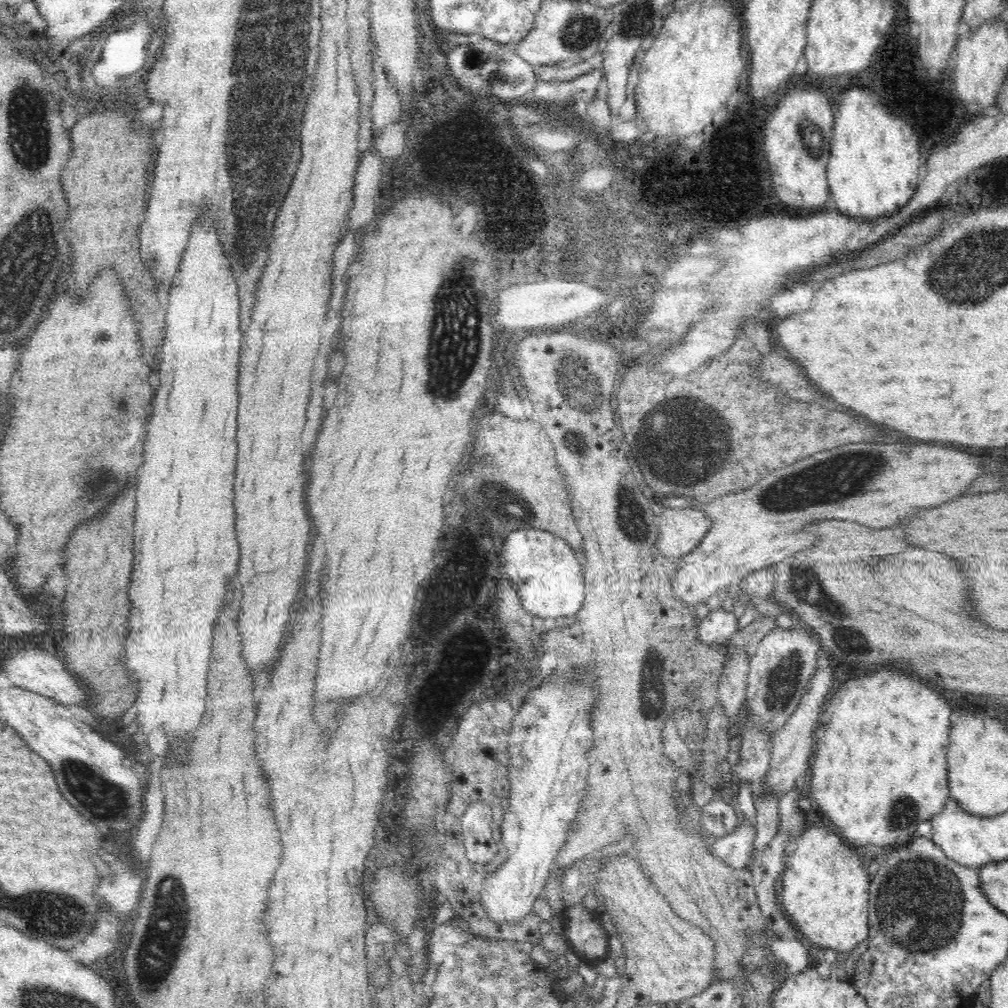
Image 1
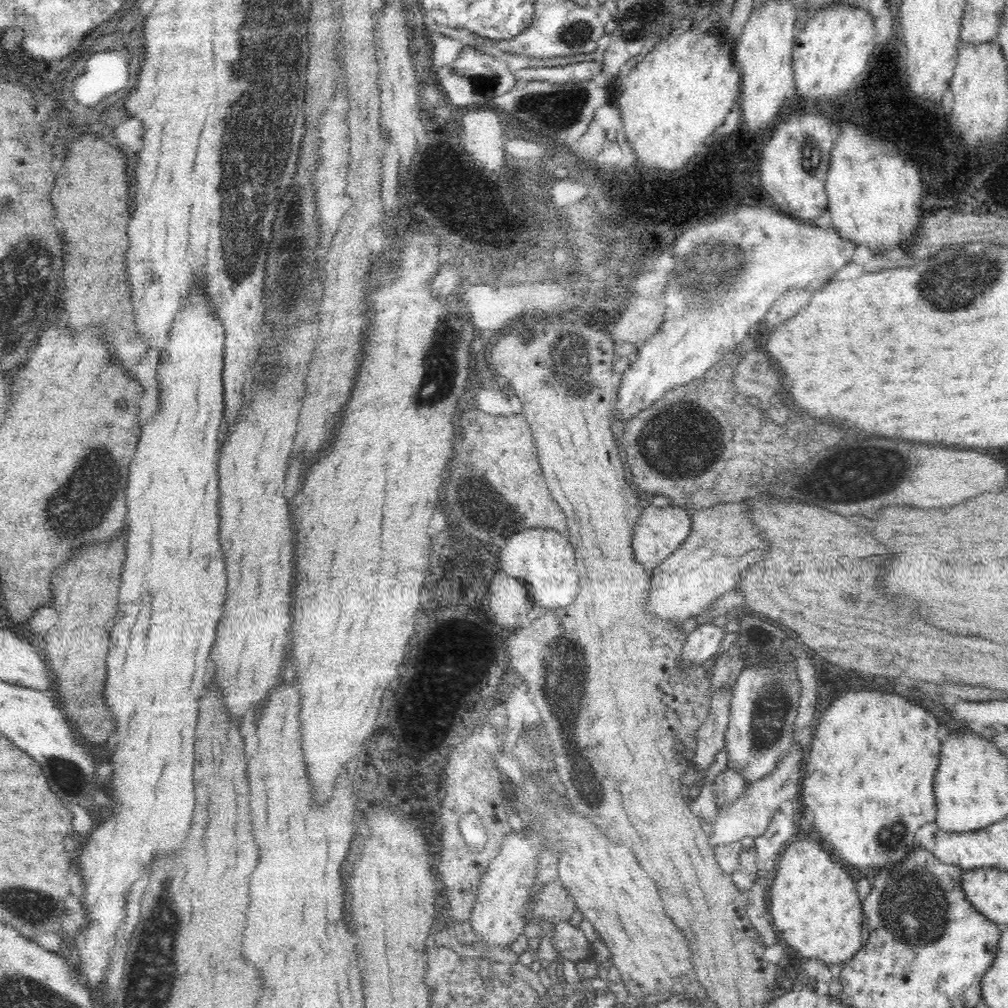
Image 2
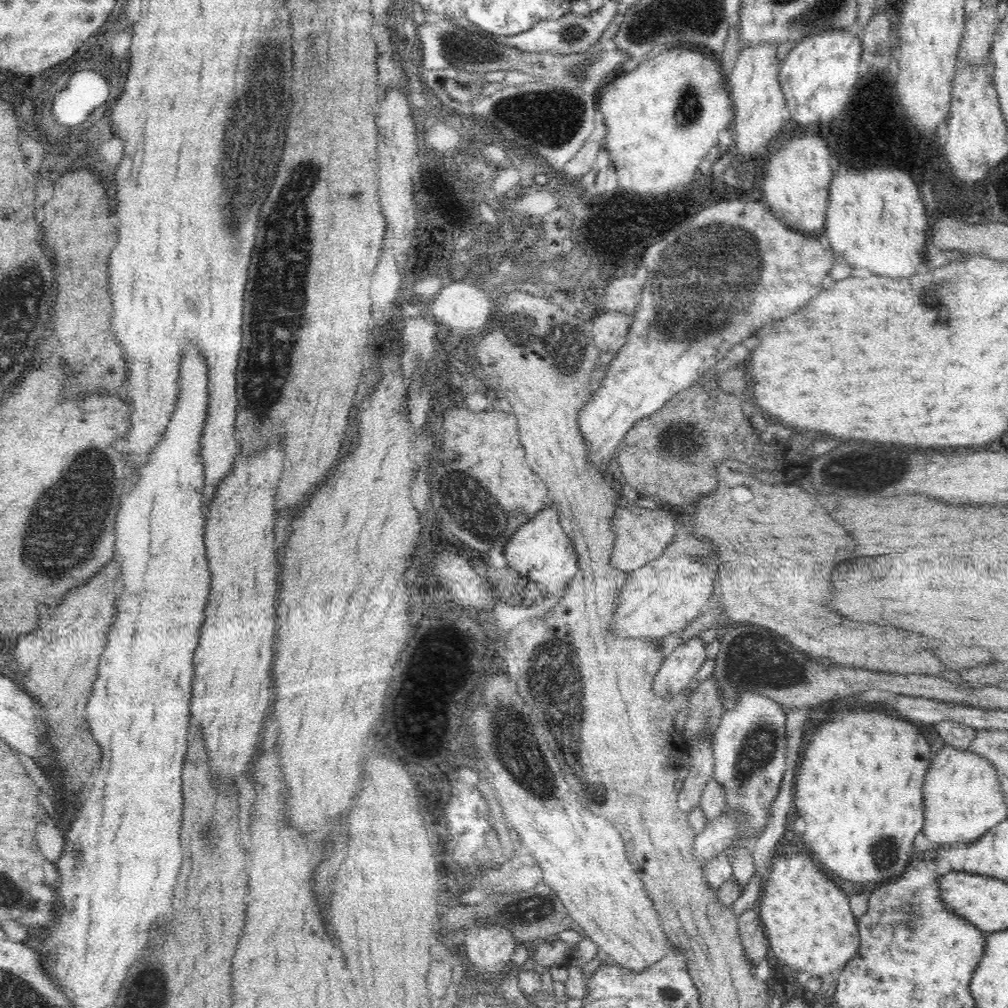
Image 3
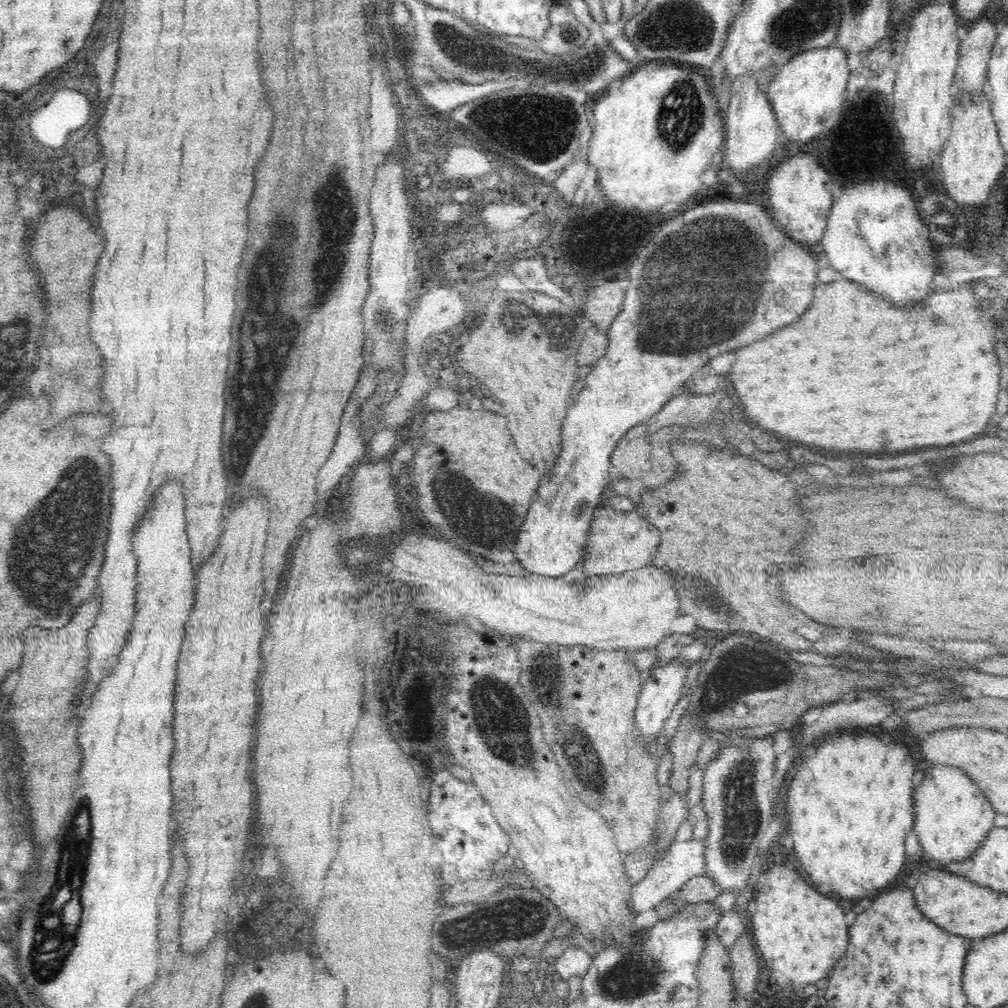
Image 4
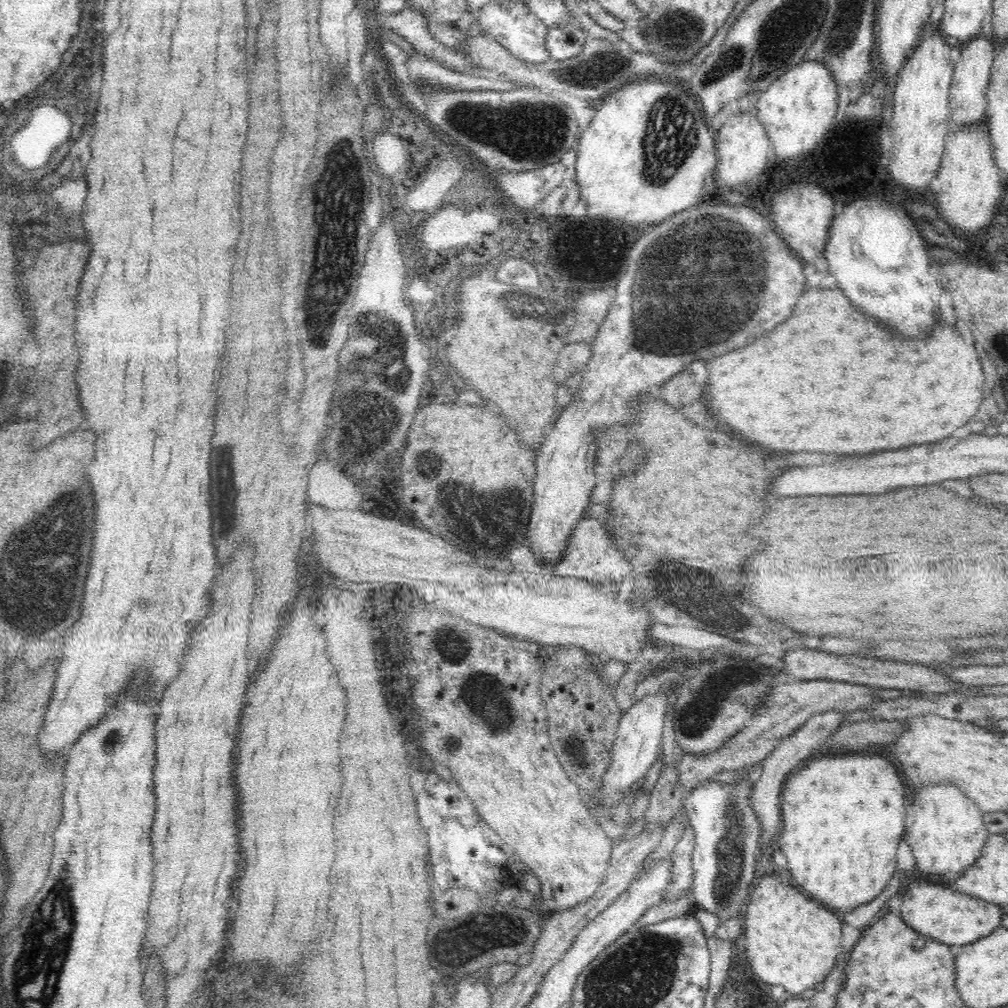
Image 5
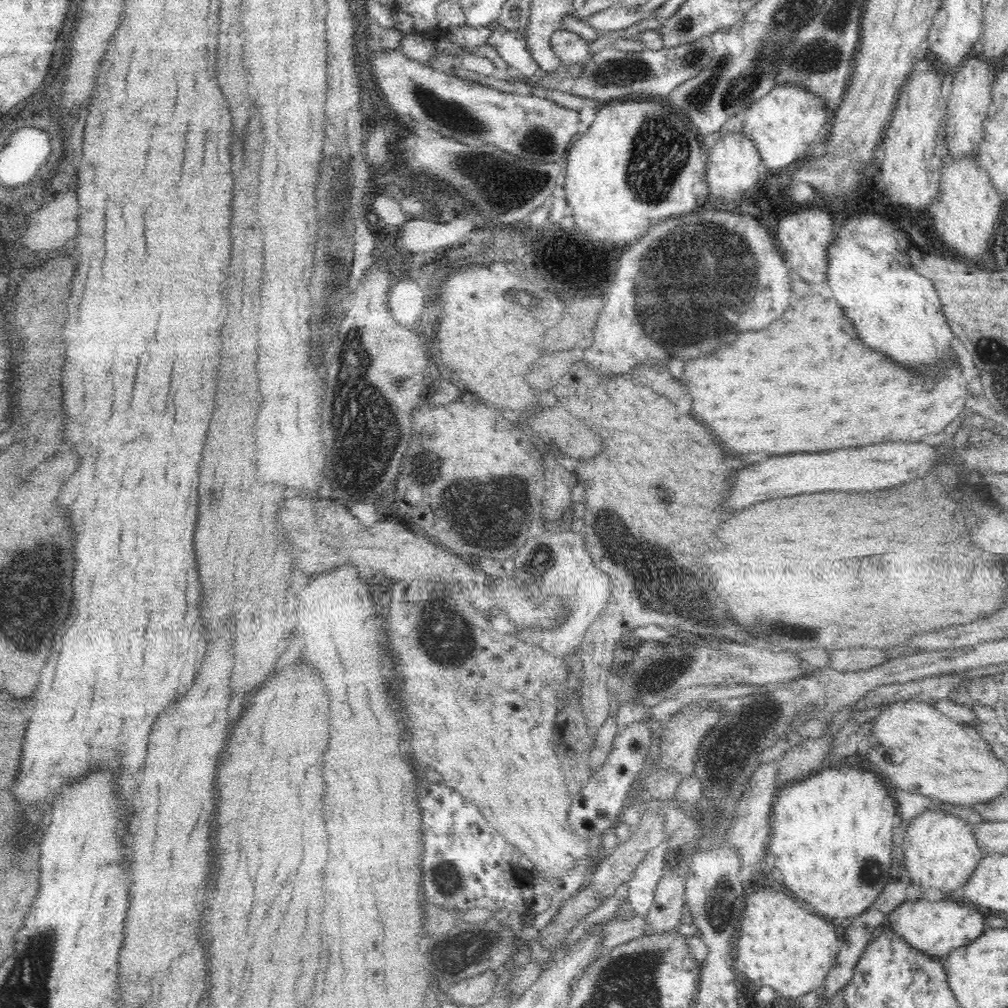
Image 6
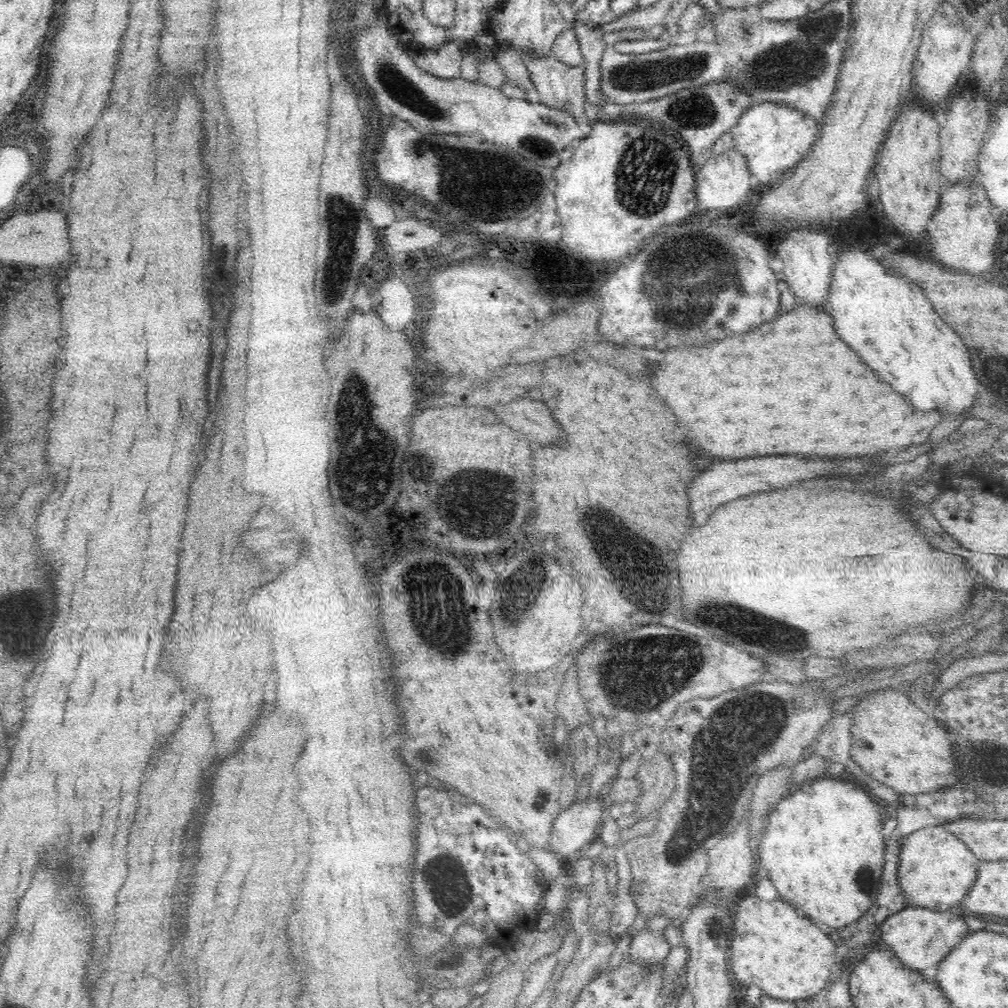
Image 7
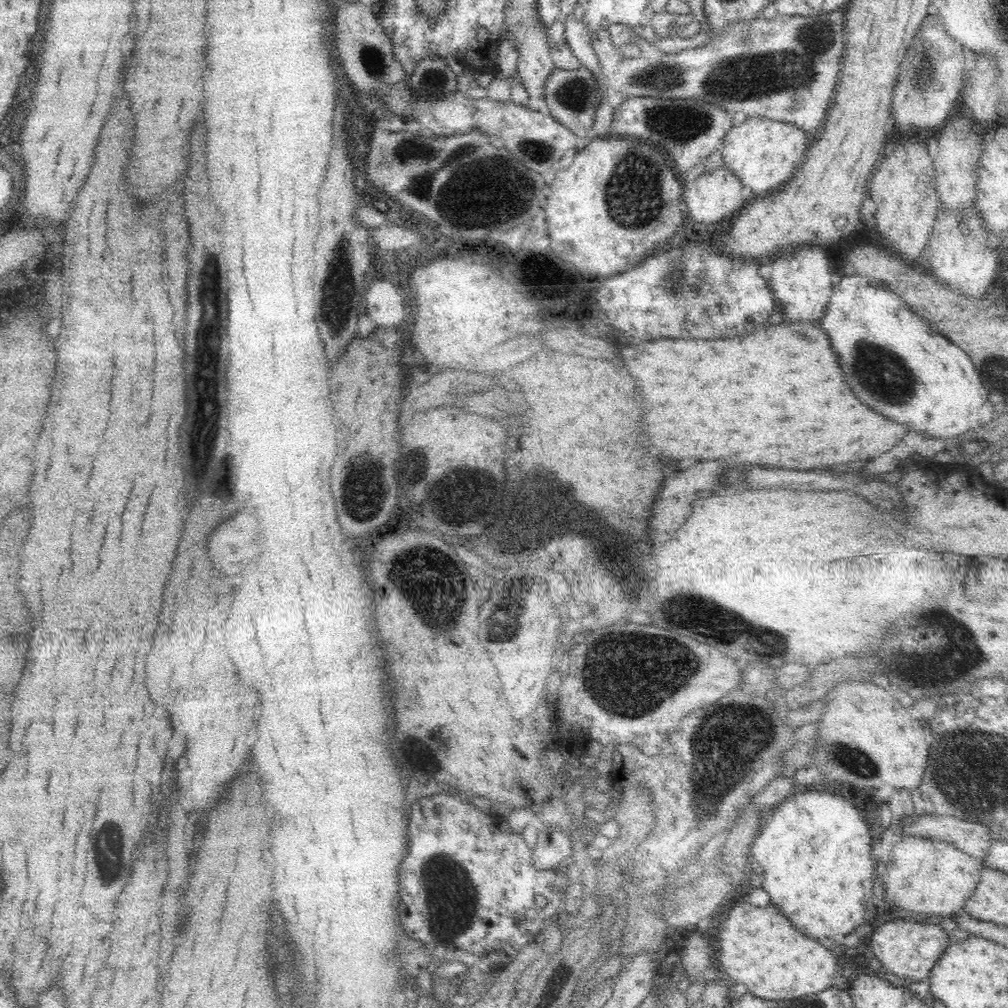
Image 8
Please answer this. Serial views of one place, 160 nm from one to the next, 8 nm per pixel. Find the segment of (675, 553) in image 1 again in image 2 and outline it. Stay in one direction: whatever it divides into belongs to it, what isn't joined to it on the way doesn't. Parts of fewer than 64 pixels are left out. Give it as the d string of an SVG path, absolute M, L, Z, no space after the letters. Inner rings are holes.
M672 504L656 507L649 505L642 508L642 514L638 518L634 529L631 545L636 562L645 566L653 566L668 558L681 544L691 531L691 510L676 507Z

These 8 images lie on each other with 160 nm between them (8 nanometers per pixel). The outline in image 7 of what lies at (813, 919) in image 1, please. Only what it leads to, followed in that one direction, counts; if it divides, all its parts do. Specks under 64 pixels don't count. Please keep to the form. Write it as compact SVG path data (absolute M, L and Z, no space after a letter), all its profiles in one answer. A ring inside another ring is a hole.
M752 896L738 904L728 967L742 984L756 984L772 998L787 1001L807 999L826 988L832 966L838 958L836 947L816 928L816 924L800 918L786 902L766 902Z

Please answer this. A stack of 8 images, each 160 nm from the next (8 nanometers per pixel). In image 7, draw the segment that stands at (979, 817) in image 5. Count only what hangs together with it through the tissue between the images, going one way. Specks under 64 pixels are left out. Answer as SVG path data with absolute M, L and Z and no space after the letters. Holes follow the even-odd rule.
M926 826L902 841L899 854L898 884L911 907L927 908L944 912L960 905L962 899L972 890L976 882L981 860L944 826Z

